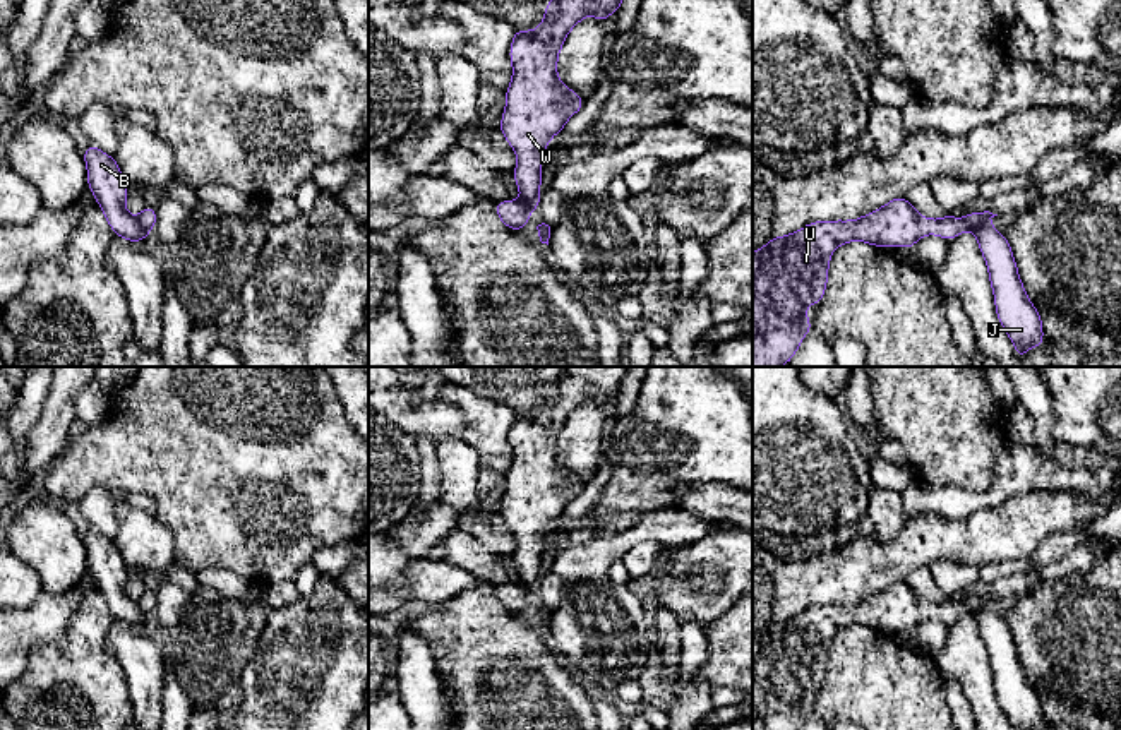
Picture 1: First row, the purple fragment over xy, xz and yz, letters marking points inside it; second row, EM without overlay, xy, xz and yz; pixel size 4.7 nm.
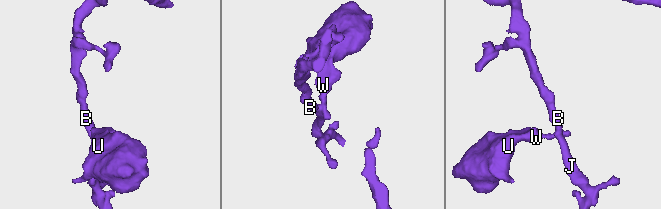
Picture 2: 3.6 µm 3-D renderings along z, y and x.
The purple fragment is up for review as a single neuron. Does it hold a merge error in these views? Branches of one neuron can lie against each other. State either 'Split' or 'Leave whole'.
Split

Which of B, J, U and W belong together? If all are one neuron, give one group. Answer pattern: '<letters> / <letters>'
B J / U W

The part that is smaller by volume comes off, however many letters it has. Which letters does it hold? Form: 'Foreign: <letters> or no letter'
Foreign: U, W

